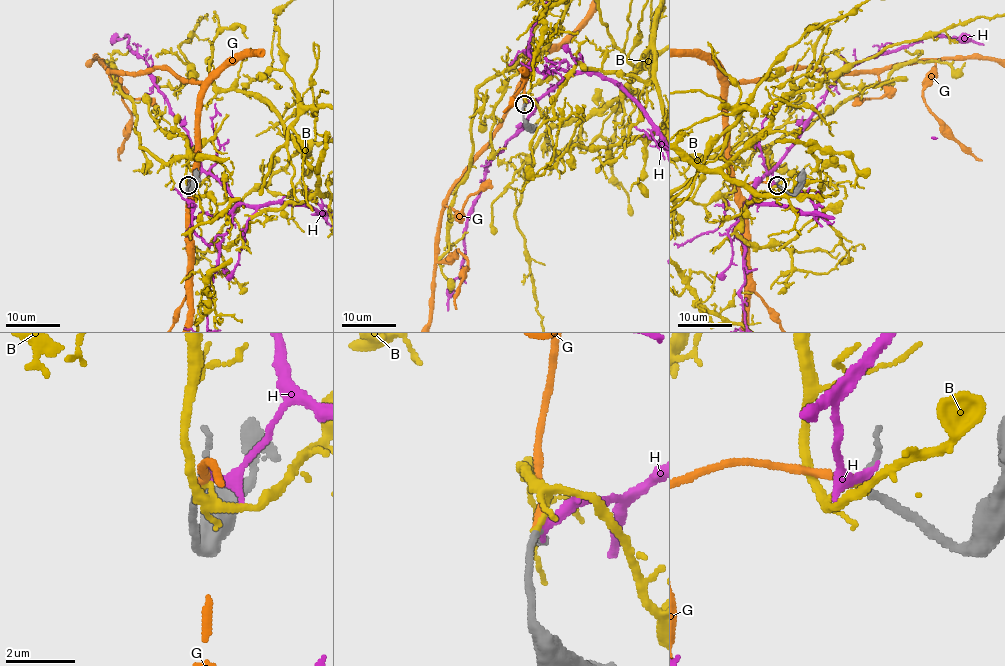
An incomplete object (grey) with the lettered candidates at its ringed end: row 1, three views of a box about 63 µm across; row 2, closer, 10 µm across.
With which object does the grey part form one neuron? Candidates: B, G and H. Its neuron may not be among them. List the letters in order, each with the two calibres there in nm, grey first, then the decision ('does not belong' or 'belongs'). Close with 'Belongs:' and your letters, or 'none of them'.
B: calibres 160 and 130 nm; does not belong
G: calibres 160 and 240 nm; belongs
H: calibres 140 and 300 nm; does not belong
Belongs: G

